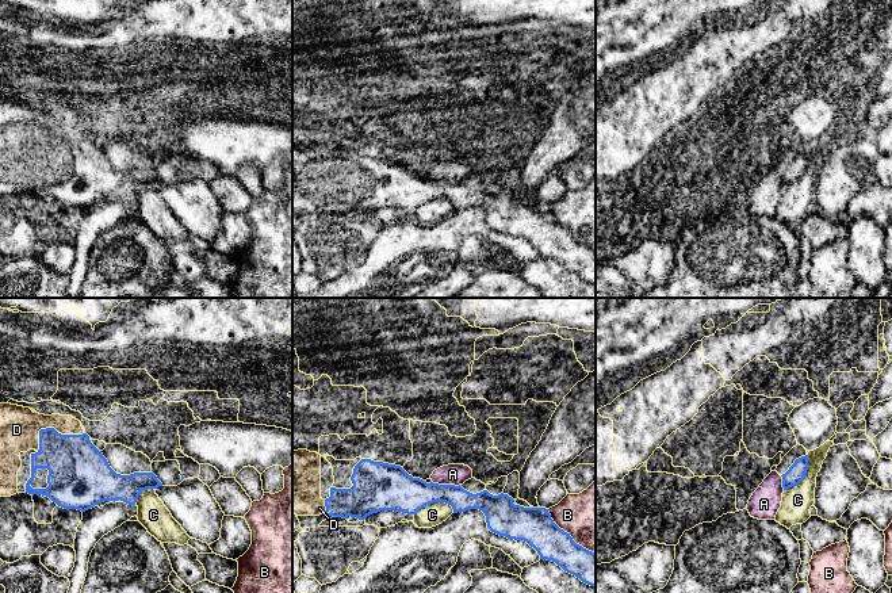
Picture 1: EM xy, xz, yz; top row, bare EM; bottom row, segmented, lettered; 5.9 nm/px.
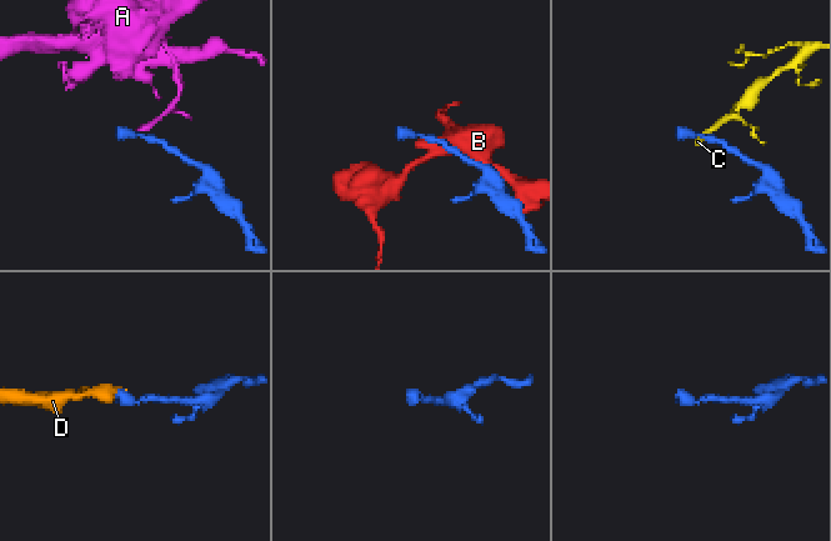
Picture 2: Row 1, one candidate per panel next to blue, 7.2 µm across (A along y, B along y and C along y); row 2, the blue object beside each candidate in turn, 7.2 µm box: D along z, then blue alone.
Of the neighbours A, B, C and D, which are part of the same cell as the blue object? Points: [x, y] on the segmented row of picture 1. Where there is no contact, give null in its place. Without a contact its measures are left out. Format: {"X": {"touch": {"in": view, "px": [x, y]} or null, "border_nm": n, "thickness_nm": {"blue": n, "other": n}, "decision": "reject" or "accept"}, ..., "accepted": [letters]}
{"A": {"touch": {"in": "xz", "px": [446, 485]}, "border_nm": 170, "thickness_nm": {"blue": 220, "other": 130}, "decision": "reject"}, "B": {"touch": {"in": "xz", "px": [569, 535]}, "border_nm": 400, "thickness_nm": {"blue": 220, "other": 360}, "decision": "reject"}, "C": {"touch": {"in": "xz", "px": [433, 501]}, "border_nm": 240, "thickness_nm": {"blue": 240, "other": 130}, "decision": "reject"}, "D": {"touch": {"in": "xy", "px": [52, 428]}, "border_nm": 300, "thickness_nm": {"blue": 320, "other": 240}, "decision": "accept"}, "accepted": ["D"]}

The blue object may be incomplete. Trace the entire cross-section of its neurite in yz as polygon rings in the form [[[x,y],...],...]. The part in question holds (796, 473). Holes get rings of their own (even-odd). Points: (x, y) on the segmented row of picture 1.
[[[808,455],[801,456],[795,460],[795,463],[789,467],[789,470],[782,474],[782,487],[784,490],[788,490],[792,486],[799,485],[808,470]]]

